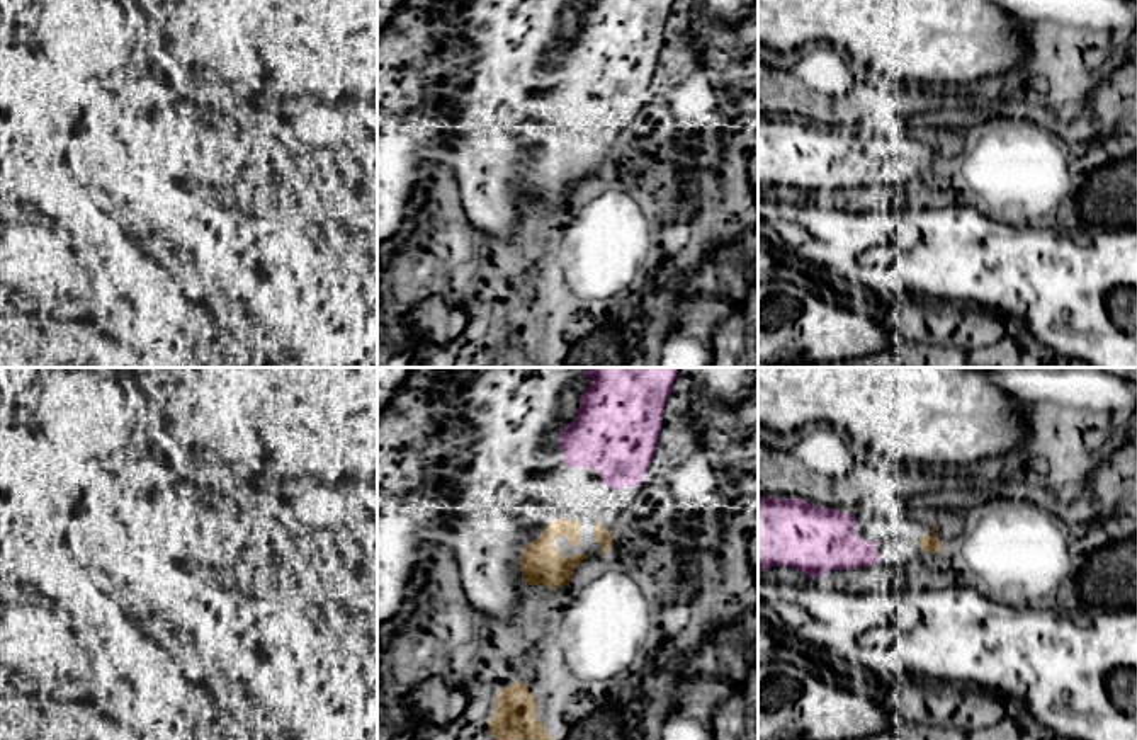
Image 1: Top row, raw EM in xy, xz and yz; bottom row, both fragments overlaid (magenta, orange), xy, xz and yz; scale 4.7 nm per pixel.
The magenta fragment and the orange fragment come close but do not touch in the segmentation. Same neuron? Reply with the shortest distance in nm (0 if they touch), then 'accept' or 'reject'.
170 nm | accept

